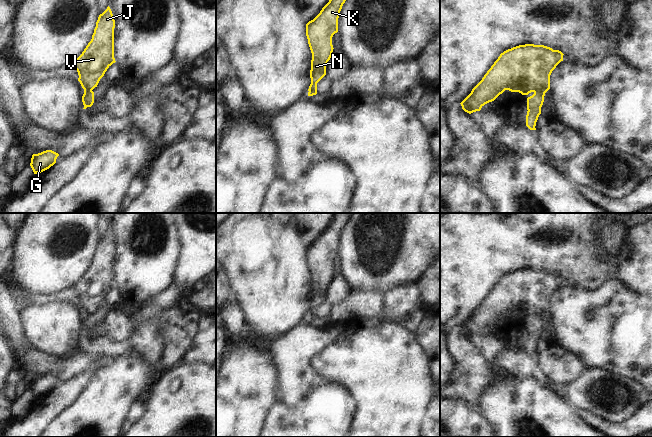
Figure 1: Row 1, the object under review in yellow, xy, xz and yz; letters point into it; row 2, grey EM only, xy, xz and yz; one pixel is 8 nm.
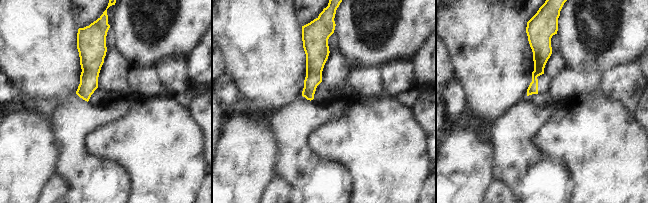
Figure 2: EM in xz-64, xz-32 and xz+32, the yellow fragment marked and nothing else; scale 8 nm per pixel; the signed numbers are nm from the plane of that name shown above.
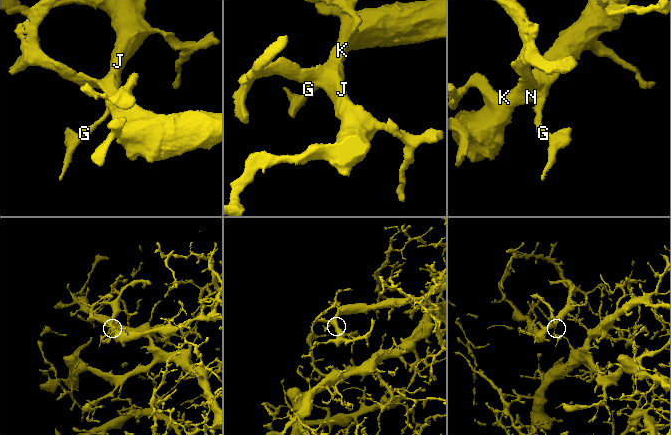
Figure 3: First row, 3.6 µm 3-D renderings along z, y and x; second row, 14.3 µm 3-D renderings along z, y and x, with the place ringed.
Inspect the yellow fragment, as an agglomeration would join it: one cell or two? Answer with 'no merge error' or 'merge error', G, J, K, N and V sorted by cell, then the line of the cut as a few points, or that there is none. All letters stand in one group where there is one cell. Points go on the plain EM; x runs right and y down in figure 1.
merge error; groups G / J K N V; cut yz (544, 316), (537, 315), (534, 317)

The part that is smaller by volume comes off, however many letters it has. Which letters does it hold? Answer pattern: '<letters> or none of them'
G

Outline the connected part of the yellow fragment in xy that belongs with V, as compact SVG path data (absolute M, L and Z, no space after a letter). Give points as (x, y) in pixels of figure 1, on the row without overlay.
M110 231L99 239L91 265L82 278L72 286L77 294L84 315L97 311L107 293L115 287L114 282L115 244Z

